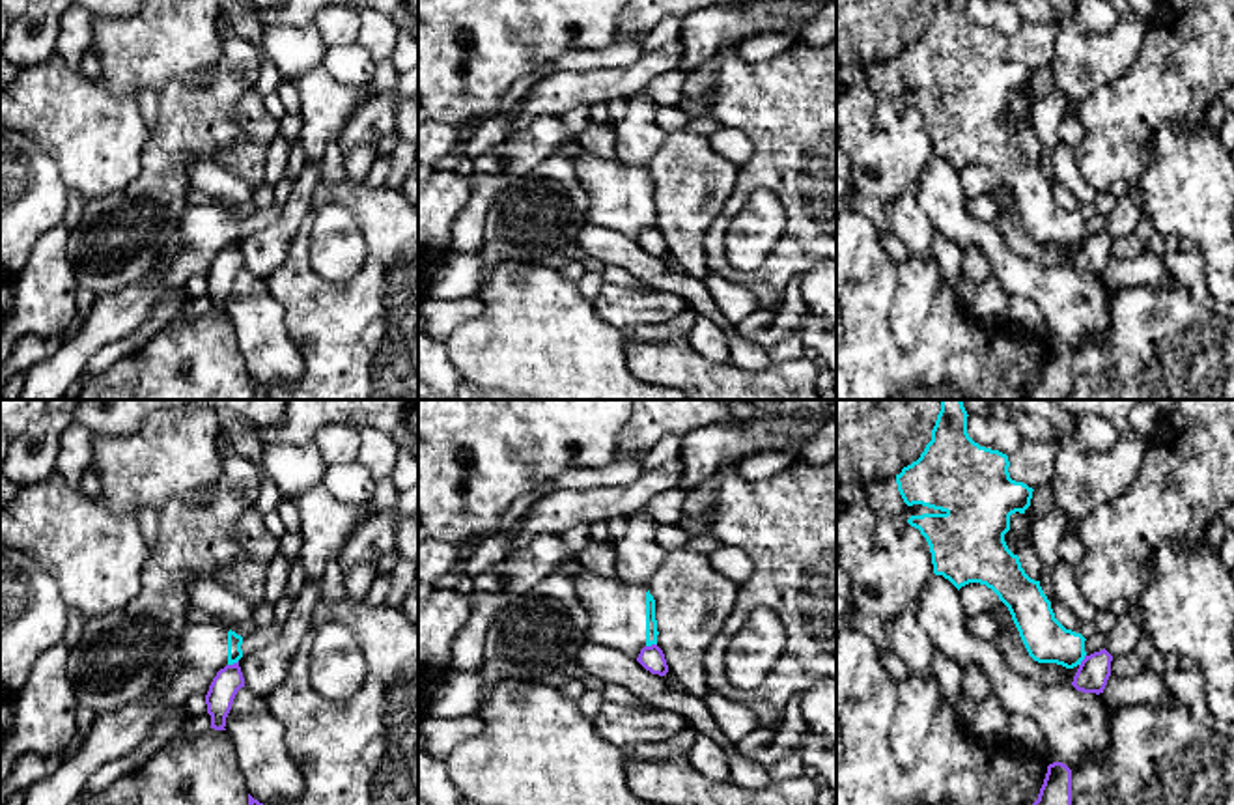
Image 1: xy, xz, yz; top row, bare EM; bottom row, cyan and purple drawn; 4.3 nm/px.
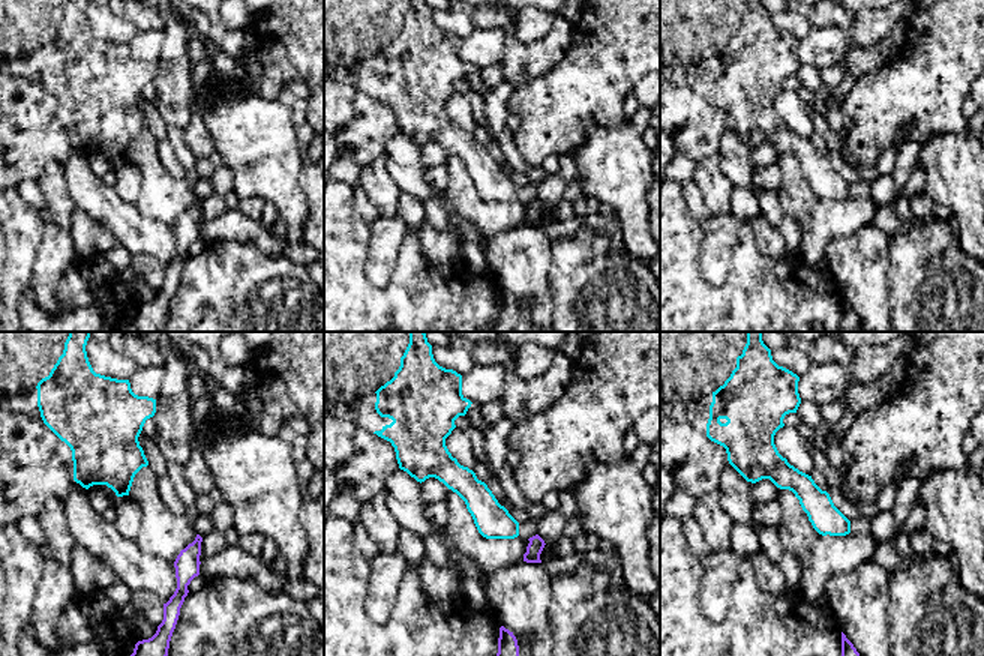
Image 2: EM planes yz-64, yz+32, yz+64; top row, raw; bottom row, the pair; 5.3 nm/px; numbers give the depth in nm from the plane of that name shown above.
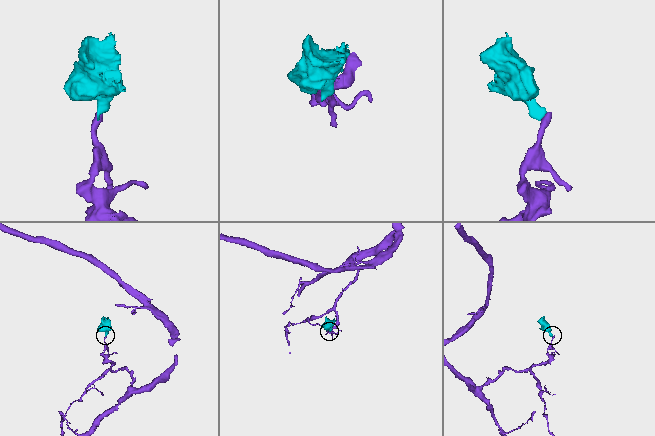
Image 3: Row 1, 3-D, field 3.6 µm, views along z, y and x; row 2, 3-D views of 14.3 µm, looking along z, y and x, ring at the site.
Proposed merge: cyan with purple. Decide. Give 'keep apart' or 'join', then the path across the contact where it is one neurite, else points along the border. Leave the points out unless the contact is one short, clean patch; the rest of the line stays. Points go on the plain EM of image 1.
keep apart | along xy (238, 241), (228, 247)

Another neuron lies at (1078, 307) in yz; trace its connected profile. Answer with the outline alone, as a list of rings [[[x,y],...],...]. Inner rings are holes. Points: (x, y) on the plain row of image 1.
[[[933,155],[924,170],[917,200],[939,233],[963,250],[975,245],[984,252],[1008,297],[1038,304],[1055,344],[1073,353],[1109,331],[1115,288],[1103,275],[1083,275],[1072,265],[1047,269],[1010,250],[993,222],[982,222],[969,211],[960,174],[943,157]]]

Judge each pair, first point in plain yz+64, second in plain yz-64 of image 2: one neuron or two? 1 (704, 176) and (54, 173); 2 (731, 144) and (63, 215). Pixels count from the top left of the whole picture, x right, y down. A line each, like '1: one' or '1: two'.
1: one
2: two

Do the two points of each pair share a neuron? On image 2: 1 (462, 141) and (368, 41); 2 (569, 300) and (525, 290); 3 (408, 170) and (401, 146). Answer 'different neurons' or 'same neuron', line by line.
1: same neuron
2: different neurons
3: same neuron

